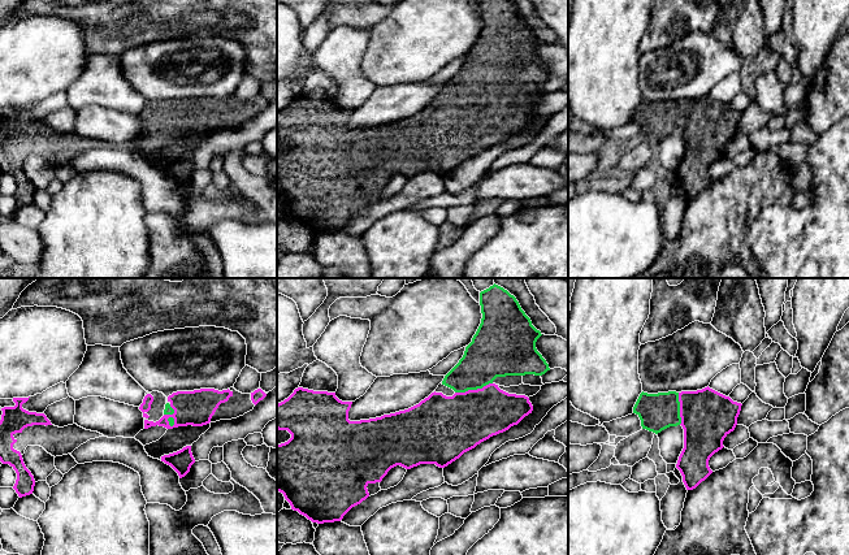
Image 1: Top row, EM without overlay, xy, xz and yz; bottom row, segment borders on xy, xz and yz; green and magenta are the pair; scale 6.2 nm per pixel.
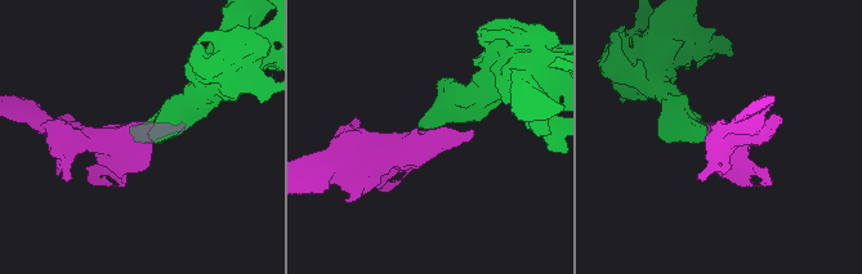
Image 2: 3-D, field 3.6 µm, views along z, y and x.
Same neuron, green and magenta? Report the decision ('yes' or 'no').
yes

